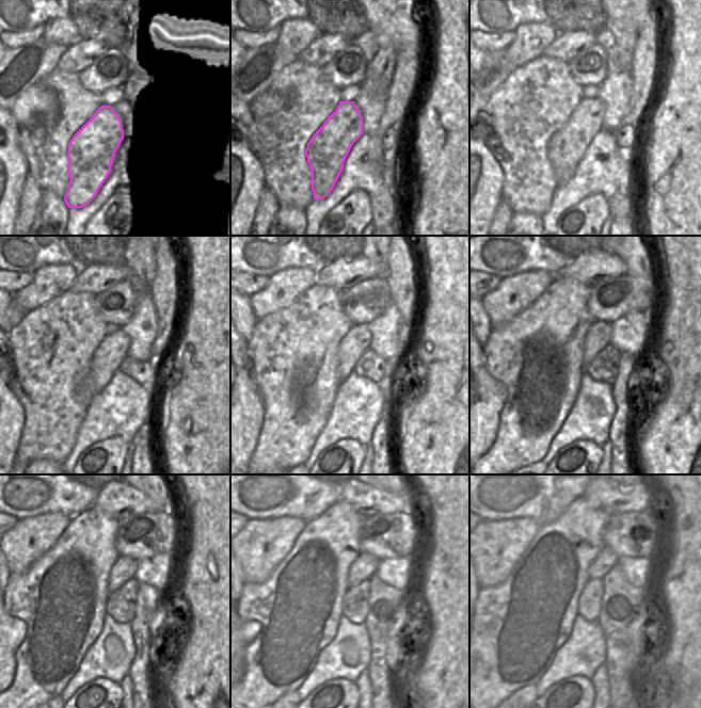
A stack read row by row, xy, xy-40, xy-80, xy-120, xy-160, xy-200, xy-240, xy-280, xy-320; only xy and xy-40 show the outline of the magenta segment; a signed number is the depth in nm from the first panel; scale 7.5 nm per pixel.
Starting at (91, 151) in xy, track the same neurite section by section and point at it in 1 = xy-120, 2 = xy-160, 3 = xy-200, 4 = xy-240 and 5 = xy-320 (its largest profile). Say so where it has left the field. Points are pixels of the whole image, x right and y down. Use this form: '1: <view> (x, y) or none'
1: xy-120 (111, 351)
2: xy-160 (357, 339)
3: xy-200 (599, 335)
4: xy-240 (124, 568)
5: xy-320 (606, 559)

